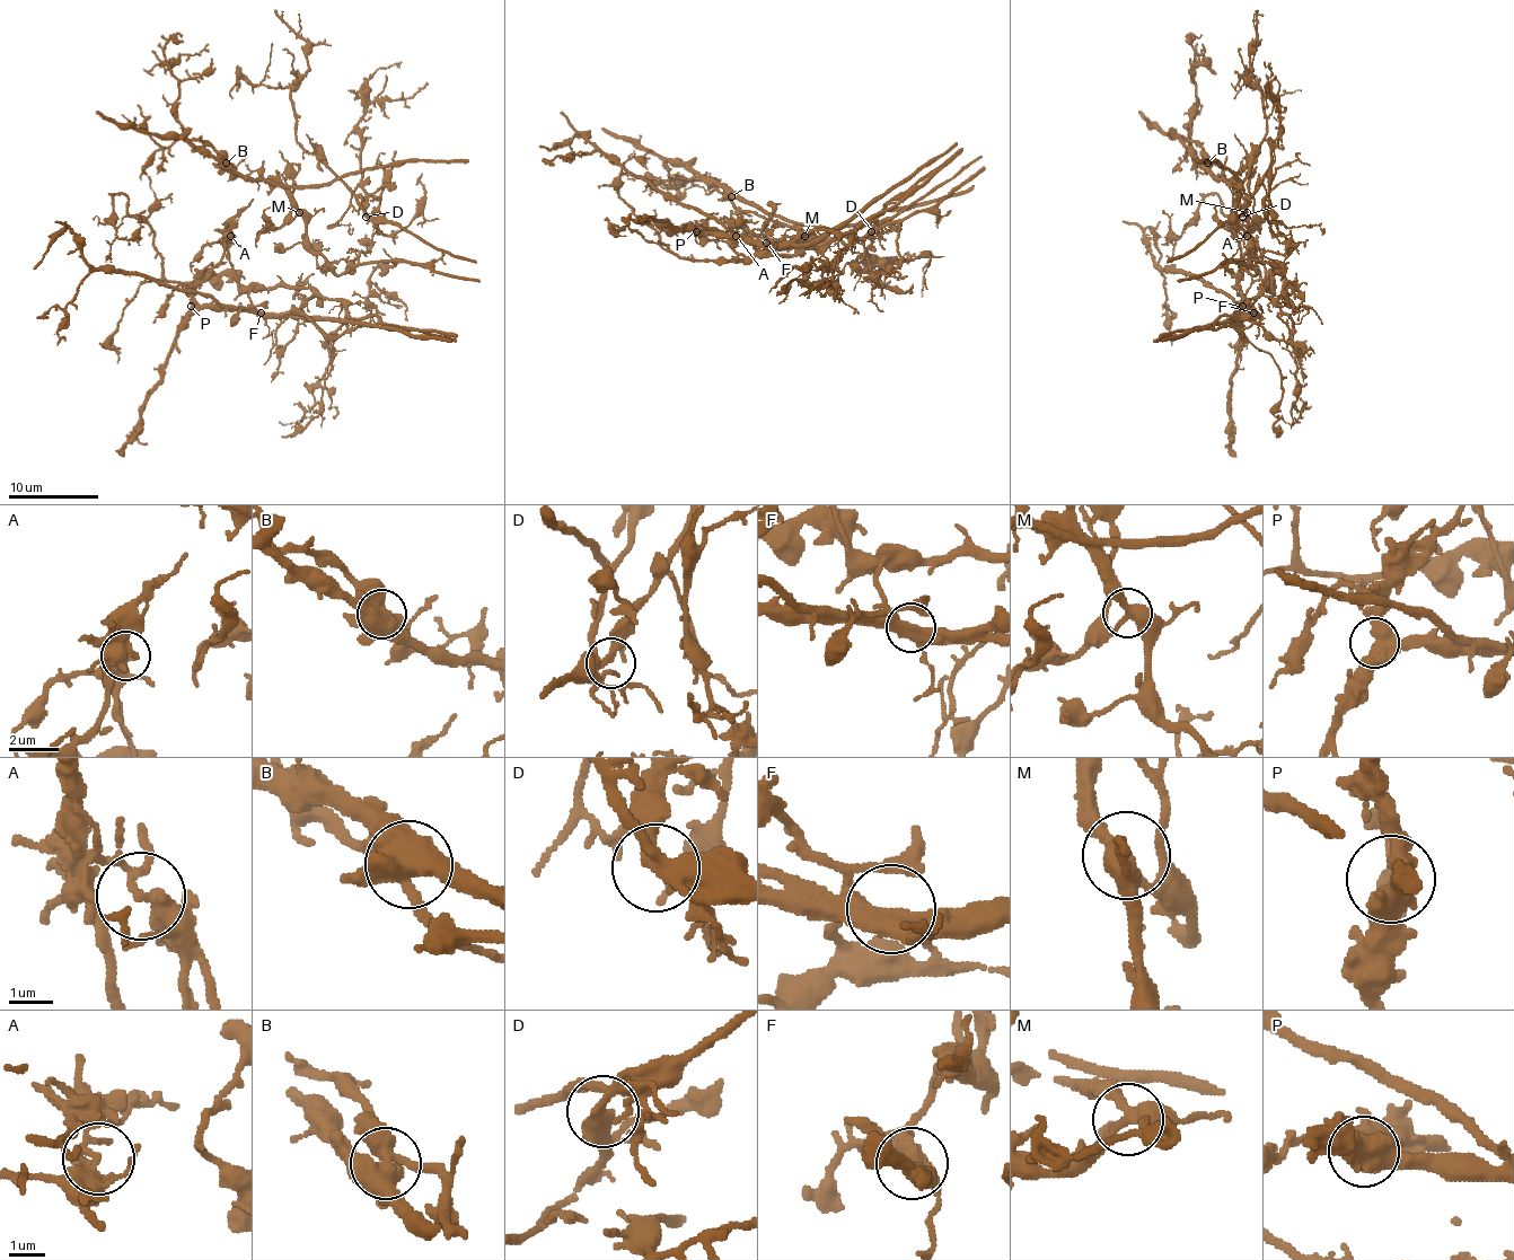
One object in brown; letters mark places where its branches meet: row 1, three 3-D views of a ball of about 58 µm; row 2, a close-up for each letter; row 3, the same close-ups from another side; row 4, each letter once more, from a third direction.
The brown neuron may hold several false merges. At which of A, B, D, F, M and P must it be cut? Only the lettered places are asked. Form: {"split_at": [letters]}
{"split_at": ["A", "B", "F"]}

